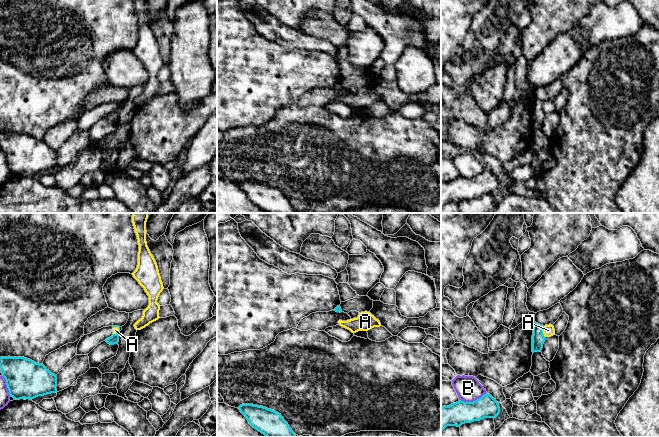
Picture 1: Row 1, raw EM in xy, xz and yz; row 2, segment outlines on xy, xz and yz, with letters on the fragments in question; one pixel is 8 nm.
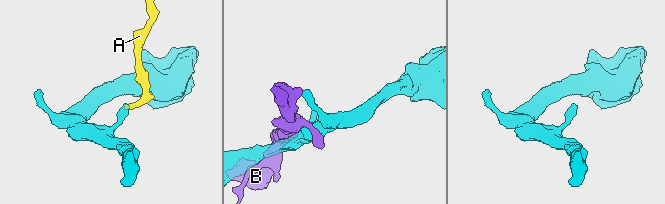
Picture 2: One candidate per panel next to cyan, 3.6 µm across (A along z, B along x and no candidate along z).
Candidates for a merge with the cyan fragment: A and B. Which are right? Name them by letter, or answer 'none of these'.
none of these

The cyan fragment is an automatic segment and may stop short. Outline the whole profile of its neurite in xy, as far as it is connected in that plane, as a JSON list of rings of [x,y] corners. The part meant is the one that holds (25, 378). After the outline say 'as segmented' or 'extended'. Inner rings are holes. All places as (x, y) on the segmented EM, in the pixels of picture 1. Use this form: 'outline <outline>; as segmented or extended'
outline [[[0,357],[2,376],[15,400],[34,399],[57,392],[57,375],[43,364],[24,357]]]; as segmented

